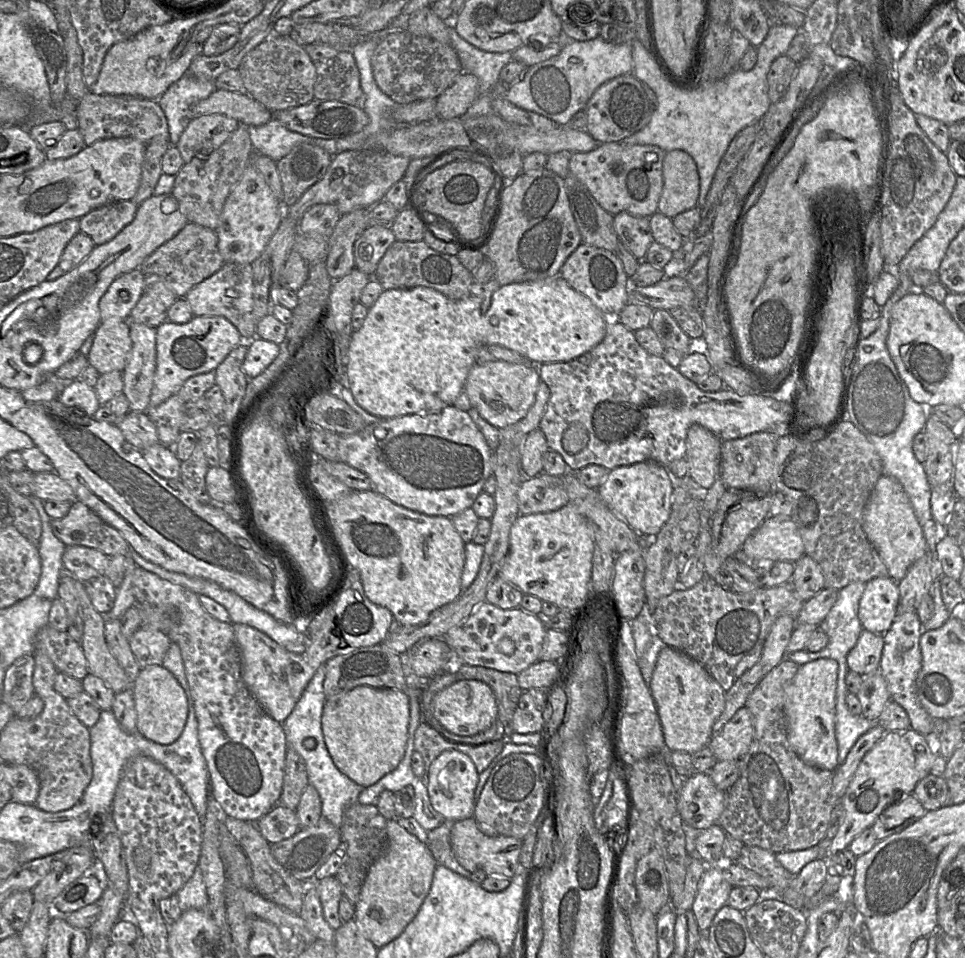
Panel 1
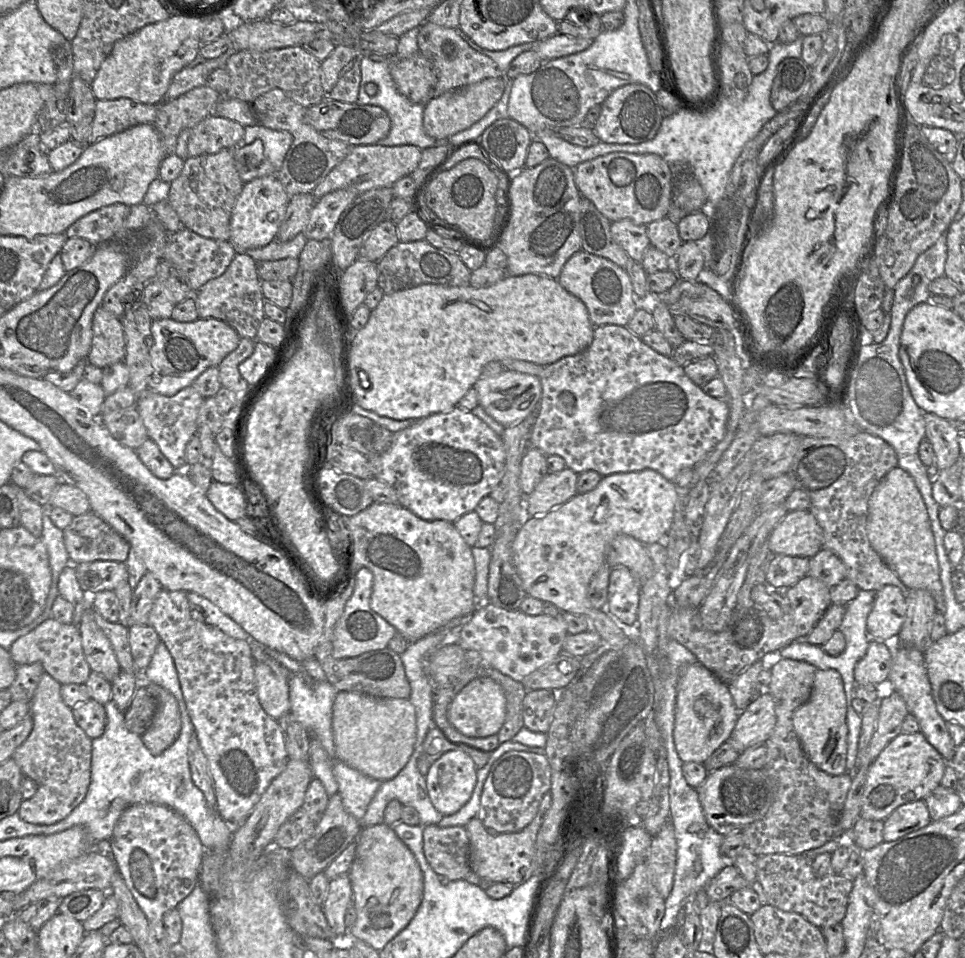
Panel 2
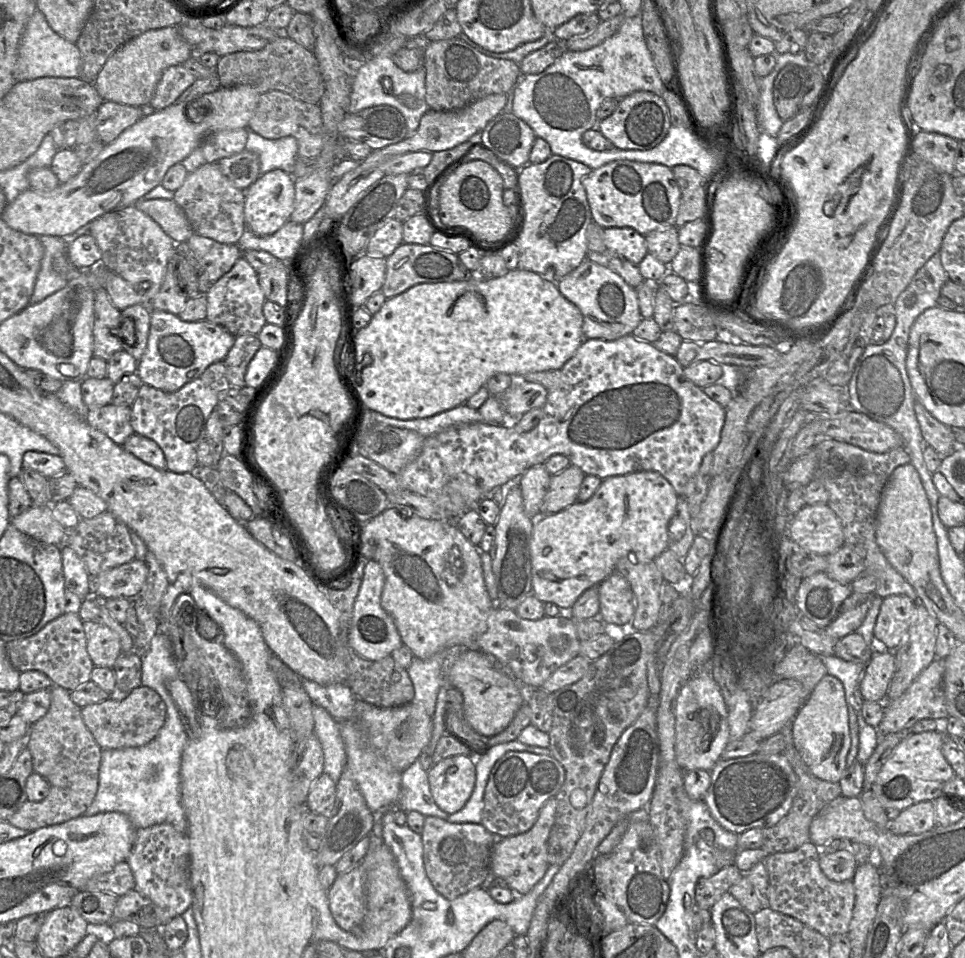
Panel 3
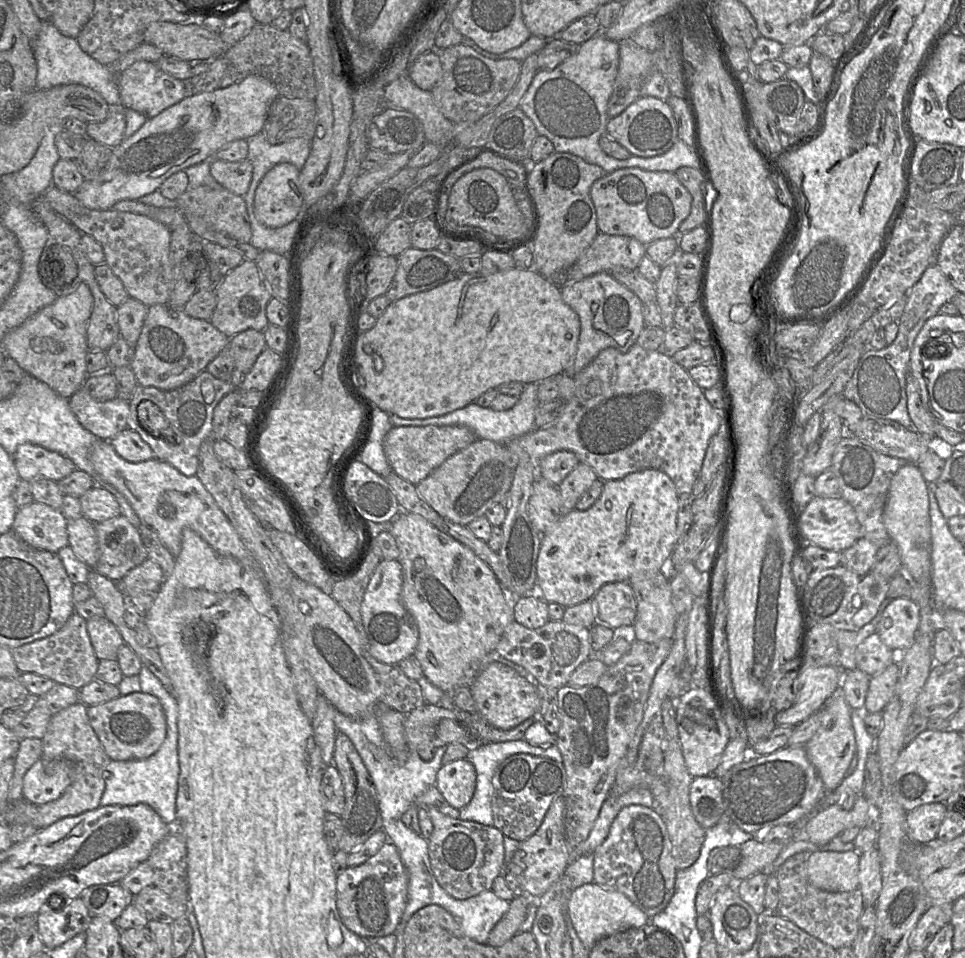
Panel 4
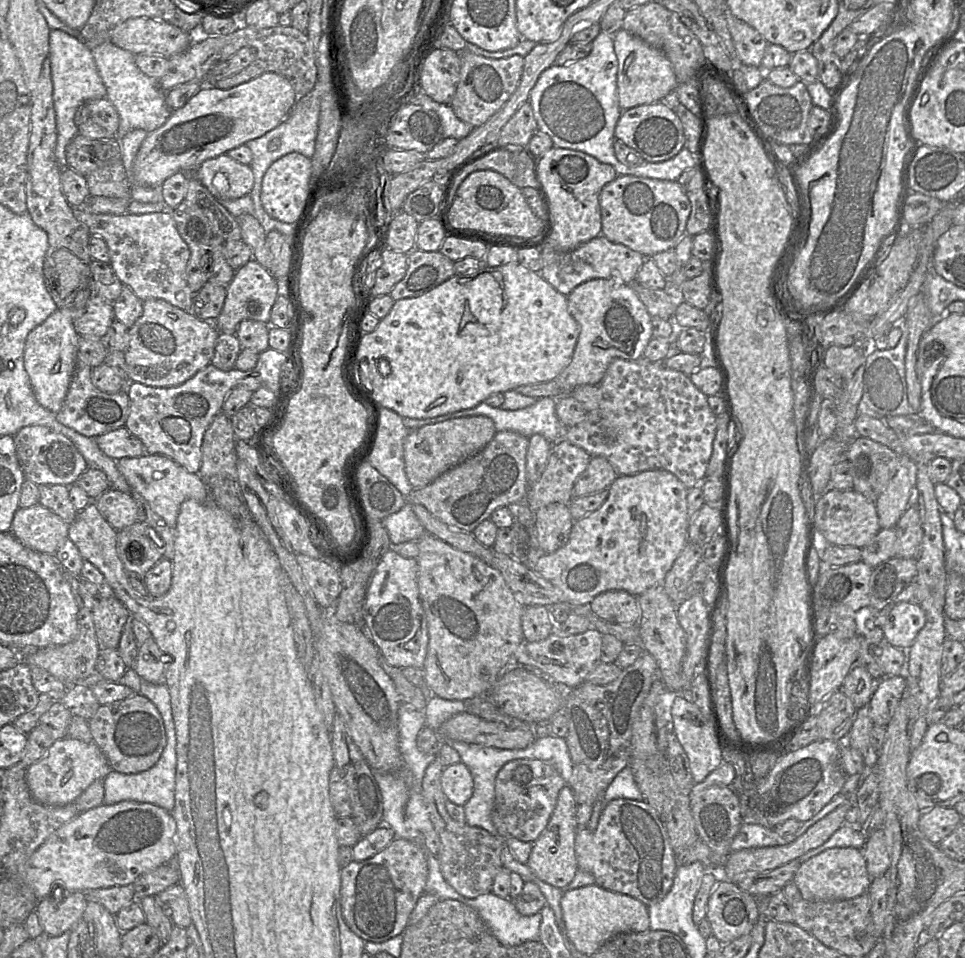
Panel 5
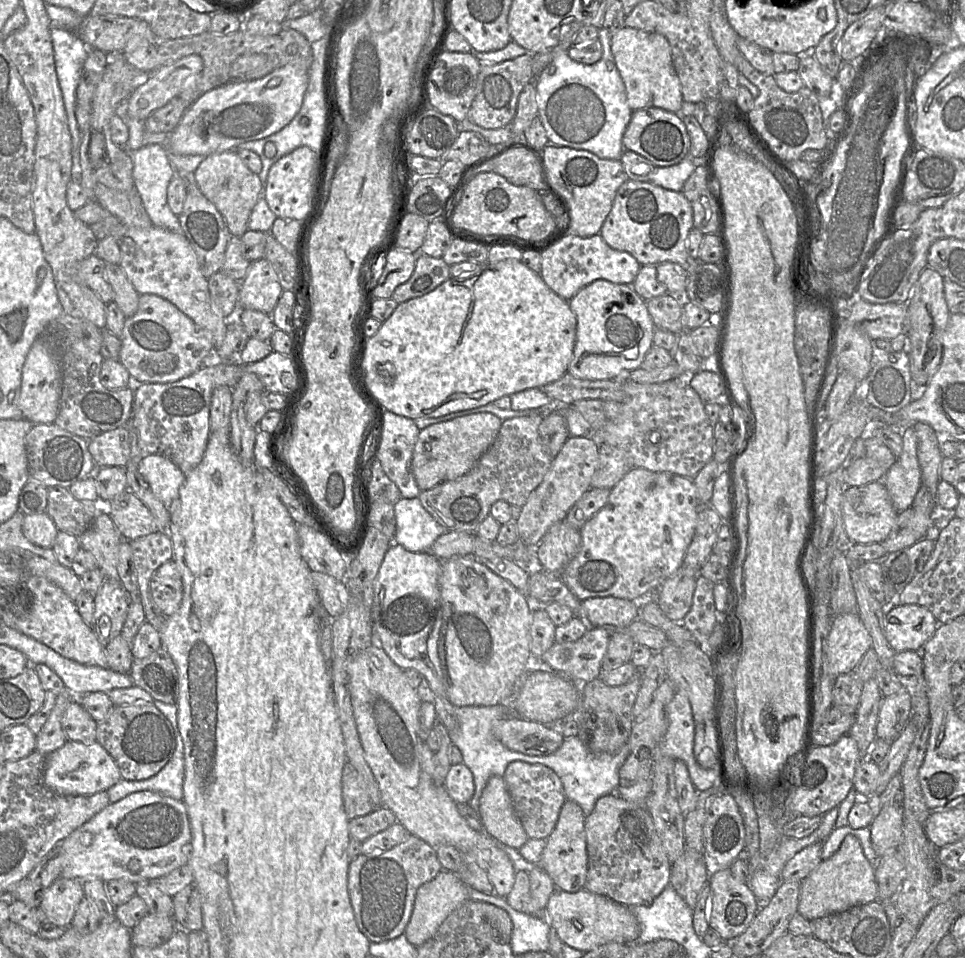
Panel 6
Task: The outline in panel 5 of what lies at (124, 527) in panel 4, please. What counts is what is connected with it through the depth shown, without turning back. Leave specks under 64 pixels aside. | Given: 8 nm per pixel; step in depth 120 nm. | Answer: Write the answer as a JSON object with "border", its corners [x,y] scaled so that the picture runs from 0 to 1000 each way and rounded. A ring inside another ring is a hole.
{"border":[[[144,543],[121,554],[121,578],[133,600],[148,603],[150,599],[169,584],[169,566],[156,557],[154,549]]]}

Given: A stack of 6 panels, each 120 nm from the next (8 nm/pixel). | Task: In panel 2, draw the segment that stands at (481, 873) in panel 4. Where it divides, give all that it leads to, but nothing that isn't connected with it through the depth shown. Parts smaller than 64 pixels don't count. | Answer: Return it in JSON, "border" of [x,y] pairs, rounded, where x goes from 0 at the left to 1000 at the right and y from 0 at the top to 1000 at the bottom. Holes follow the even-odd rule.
{"border":[[[440,862],[438,878],[441,898],[460,922],[481,919],[489,909],[482,863]]]}

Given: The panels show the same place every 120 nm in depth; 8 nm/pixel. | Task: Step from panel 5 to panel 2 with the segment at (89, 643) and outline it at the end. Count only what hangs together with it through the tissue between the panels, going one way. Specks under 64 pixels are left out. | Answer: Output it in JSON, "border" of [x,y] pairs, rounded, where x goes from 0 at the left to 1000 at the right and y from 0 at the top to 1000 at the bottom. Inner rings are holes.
{"border":[[[54,644],[16,668],[8,681],[17,694],[40,692],[46,701],[63,715],[88,714],[94,703],[87,685],[81,652],[77,650],[65,651]]]}

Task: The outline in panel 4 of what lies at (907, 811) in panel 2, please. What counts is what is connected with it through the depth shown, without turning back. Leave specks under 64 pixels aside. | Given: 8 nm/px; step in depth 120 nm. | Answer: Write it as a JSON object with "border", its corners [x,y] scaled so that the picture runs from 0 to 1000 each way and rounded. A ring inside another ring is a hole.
{"border":[[[976,837],[961,838],[941,847],[938,867],[946,879],[961,880],[969,877],[982,843]]]}

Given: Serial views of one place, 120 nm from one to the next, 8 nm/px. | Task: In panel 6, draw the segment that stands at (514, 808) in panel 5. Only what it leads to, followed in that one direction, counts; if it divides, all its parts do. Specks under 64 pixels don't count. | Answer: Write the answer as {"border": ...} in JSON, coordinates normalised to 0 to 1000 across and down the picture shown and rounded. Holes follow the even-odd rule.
{"border":[[[542,794],[527,796],[520,811],[547,875],[566,876],[575,864],[581,842],[588,834],[580,812],[565,799]]]}

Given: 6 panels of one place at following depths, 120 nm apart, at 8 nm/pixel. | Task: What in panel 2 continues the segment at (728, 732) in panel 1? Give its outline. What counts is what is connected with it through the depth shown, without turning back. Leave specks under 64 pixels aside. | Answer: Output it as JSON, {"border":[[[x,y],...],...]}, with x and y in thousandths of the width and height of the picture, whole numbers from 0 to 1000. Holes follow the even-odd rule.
{"border":[[[795,720],[789,721],[770,742],[767,742],[753,773],[765,785],[793,775],[803,758],[803,738],[801,727]]]}

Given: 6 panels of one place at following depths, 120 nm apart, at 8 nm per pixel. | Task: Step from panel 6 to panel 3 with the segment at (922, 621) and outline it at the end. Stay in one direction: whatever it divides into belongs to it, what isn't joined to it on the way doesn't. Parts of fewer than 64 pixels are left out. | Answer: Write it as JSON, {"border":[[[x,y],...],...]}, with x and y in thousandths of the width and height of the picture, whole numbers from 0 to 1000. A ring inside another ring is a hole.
{"border":[[[938,621],[915,624],[905,659],[905,680],[934,674],[947,649],[951,628]]]}

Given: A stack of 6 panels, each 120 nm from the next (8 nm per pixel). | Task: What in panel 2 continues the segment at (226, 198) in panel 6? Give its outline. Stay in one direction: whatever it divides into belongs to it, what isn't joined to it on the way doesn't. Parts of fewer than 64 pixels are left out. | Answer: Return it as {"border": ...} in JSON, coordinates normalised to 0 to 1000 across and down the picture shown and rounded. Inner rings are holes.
{"border":[[[270,146],[260,150],[250,149],[241,154],[244,173],[252,191],[264,186],[287,183],[287,180],[274,160]]]}

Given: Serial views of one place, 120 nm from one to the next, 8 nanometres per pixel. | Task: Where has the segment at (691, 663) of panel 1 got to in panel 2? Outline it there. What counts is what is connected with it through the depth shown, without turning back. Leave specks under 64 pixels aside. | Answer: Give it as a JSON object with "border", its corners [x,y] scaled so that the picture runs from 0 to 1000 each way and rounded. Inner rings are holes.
{"border":[[[726,692],[708,697],[703,714],[697,770],[707,795],[730,796],[756,769],[766,742],[763,740],[754,714],[746,710]]]}

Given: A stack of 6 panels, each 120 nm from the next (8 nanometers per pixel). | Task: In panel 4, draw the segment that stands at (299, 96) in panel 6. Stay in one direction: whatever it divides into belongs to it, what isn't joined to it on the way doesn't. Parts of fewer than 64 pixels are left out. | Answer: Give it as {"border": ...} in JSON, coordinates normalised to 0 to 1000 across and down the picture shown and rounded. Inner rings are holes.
{"border":[[[257,78],[234,92],[195,98],[185,108],[171,114],[159,123],[153,123],[141,139],[127,145],[122,152],[116,154],[114,166],[107,178],[98,187],[87,189],[77,204],[88,216],[107,220],[117,219],[117,215],[123,210],[143,209],[163,199],[178,182],[192,178],[195,174],[211,167],[222,166],[223,161],[240,147],[256,145],[272,138],[279,112],[288,100],[289,96],[285,89],[268,78]]]}

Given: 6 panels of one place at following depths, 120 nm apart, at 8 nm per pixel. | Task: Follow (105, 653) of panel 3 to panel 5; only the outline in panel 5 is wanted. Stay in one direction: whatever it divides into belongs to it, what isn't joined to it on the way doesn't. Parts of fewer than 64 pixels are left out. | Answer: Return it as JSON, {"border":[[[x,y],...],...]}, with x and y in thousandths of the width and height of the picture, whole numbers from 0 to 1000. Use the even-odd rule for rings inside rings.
{"border":[[[118,621],[99,624],[95,640],[104,681],[121,677],[137,641]]]}

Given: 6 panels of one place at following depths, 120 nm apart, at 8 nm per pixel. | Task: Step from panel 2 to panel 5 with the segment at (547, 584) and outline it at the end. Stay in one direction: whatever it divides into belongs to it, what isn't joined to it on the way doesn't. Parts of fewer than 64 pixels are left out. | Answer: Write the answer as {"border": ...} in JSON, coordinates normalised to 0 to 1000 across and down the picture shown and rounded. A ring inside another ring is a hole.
{"border":[[[687,490],[670,491],[656,496],[640,497],[631,507],[630,518],[625,526],[619,532],[608,537],[602,542],[595,543],[589,565],[575,576],[562,577],[554,590],[552,590],[552,595],[579,614],[587,623],[587,626],[592,630],[611,630],[620,620],[630,616],[648,616],[658,622],[662,622],[673,614],[687,610],[691,597],[713,566],[715,541],[712,530],[712,515],[713,509],[710,505],[698,495]]]}

